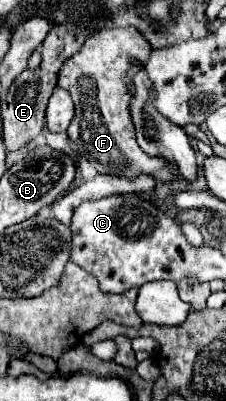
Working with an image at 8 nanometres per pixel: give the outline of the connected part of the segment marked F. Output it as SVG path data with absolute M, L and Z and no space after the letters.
M137 27L103 29L93 33L83 49L69 57L59 71L59 87L67 89L75 101L75 117L67 129L69 139L77 145L79 155L85 157L99 173L135 177L149 173L157 179L171 181L173 173L161 157L149 157L135 141L135 127L131 125L131 73L135 61L145 65L151 45Z

